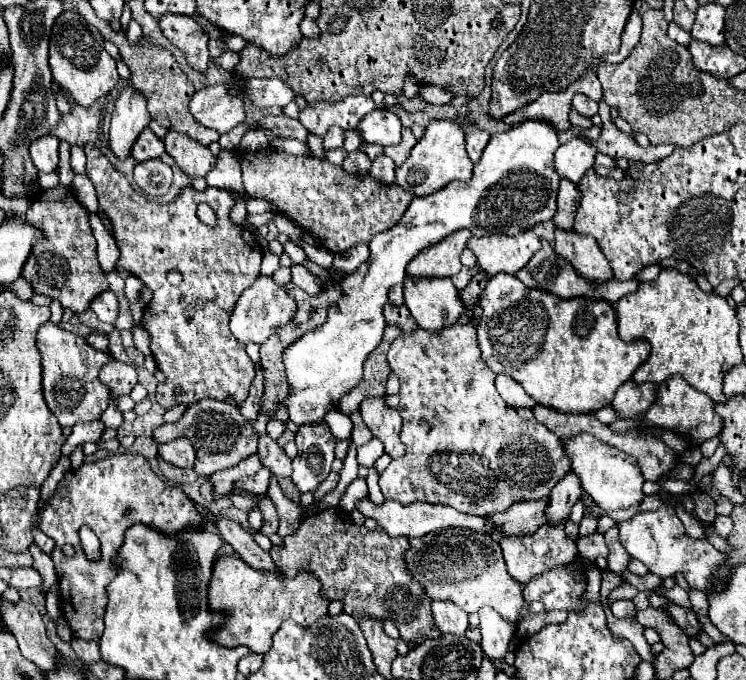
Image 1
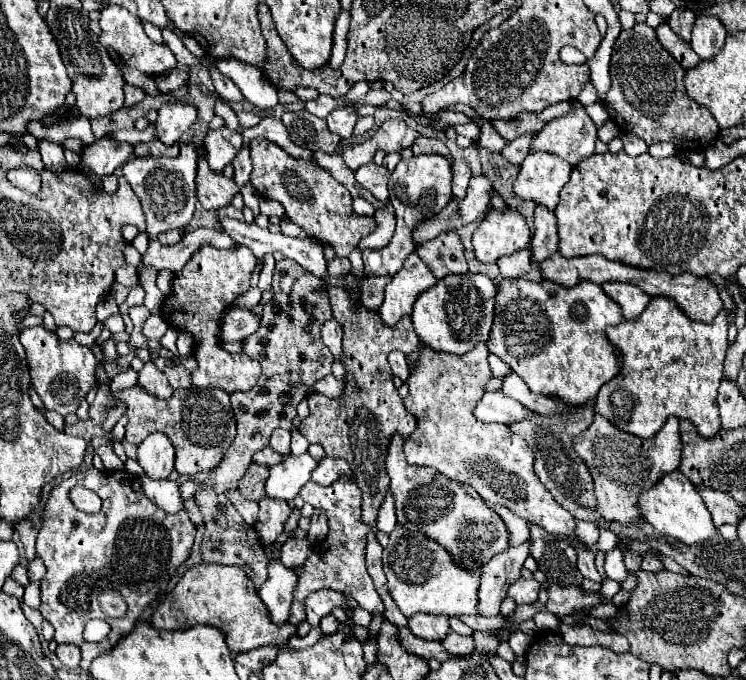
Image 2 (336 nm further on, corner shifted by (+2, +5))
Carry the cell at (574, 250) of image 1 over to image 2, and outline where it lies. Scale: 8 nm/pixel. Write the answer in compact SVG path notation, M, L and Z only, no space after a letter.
M605 283L605 285L601 285L601 289L605 291L607 297L611 297L615 303L621 305L625 319L639 317L641 311L647 307L647 301L651 299L639 287L625 285L625 283Z

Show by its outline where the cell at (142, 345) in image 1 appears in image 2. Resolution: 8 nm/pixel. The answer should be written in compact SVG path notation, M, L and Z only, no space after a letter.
M151 315L143 325L143 335L147 339L161 339L167 333L169 325L161 315Z

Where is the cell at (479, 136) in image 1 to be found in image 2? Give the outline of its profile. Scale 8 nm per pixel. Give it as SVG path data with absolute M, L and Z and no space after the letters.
M455 159L453 161L453 195L463 197L467 191L471 179L471 169L465 159Z

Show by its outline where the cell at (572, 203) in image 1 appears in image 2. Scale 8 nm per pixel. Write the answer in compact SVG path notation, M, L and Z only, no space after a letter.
M545 205L535 207L535 235L531 241L533 259L545 261L557 251L557 219Z

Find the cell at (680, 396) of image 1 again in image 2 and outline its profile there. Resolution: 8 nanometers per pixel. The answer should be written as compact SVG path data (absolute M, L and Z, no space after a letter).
M595 415L591 427L585 433L581 433L581 437L577 437L575 449L579 457L585 459L593 475L601 517L619 523L637 521L641 519L641 513L637 513L639 493L653 487L653 481L659 481L661 475L675 471L681 463L683 447L679 437L679 419L669 417L655 437L639 439L621 433L615 425L611 425L611 421L605 421L605 417Z

